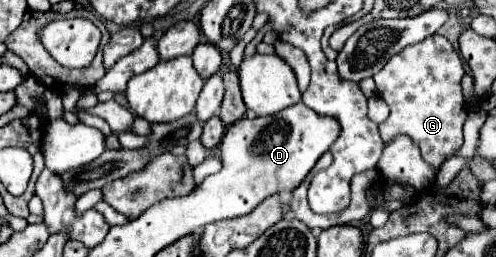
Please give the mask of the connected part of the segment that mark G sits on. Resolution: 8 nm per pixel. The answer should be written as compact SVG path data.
M432 34L390 58L390 62L374 74L378 96L390 108L390 116L380 124L384 144L390 144L396 136L404 134L420 148L422 158L436 168L442 166L446 156L454 156L462 146L462 126L468 114L468 104L460 86L462 76L464 68L460 56L454 52L452 44L438 34Z

